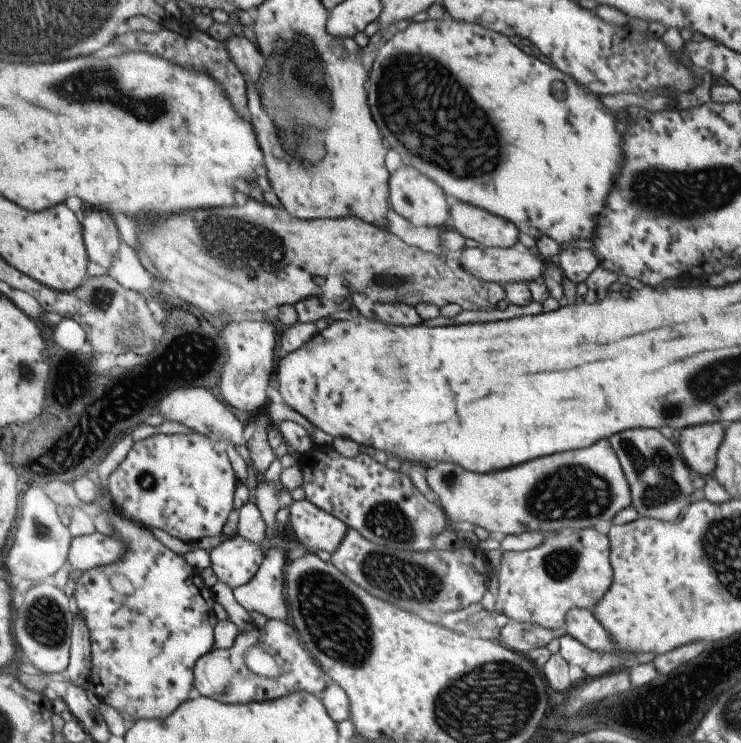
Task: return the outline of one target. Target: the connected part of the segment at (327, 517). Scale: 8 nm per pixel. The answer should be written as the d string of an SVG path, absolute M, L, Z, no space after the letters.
M302 499L290 506L291 535L299 540L308 552L325 550L331 555L342 545L350 526L315 506L314 502Z

